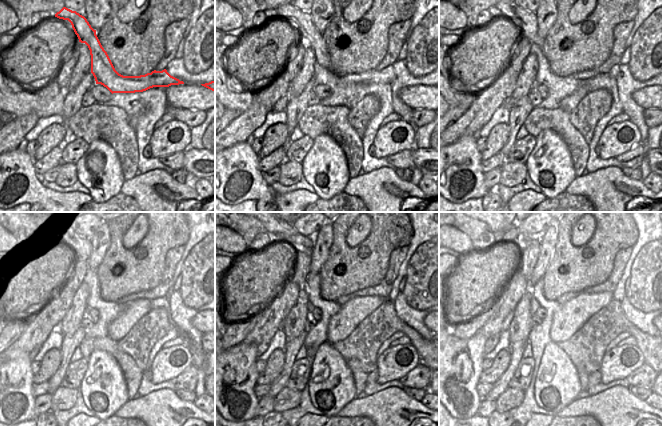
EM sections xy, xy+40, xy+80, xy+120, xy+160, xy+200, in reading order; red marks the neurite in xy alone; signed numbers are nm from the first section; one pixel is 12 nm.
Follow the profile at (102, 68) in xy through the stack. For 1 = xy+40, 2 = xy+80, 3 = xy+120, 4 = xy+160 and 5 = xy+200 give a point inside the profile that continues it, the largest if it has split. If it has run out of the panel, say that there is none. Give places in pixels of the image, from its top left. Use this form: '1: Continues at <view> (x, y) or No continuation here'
1: Continues at xy+40 (303, 21)
2: Continues at xy+80 (527, 21)
3: Continues at xy+120 (81, 246)
4: Continues at xy+160 (301, 243)
5: Continues at xy+200 (499, 232)

